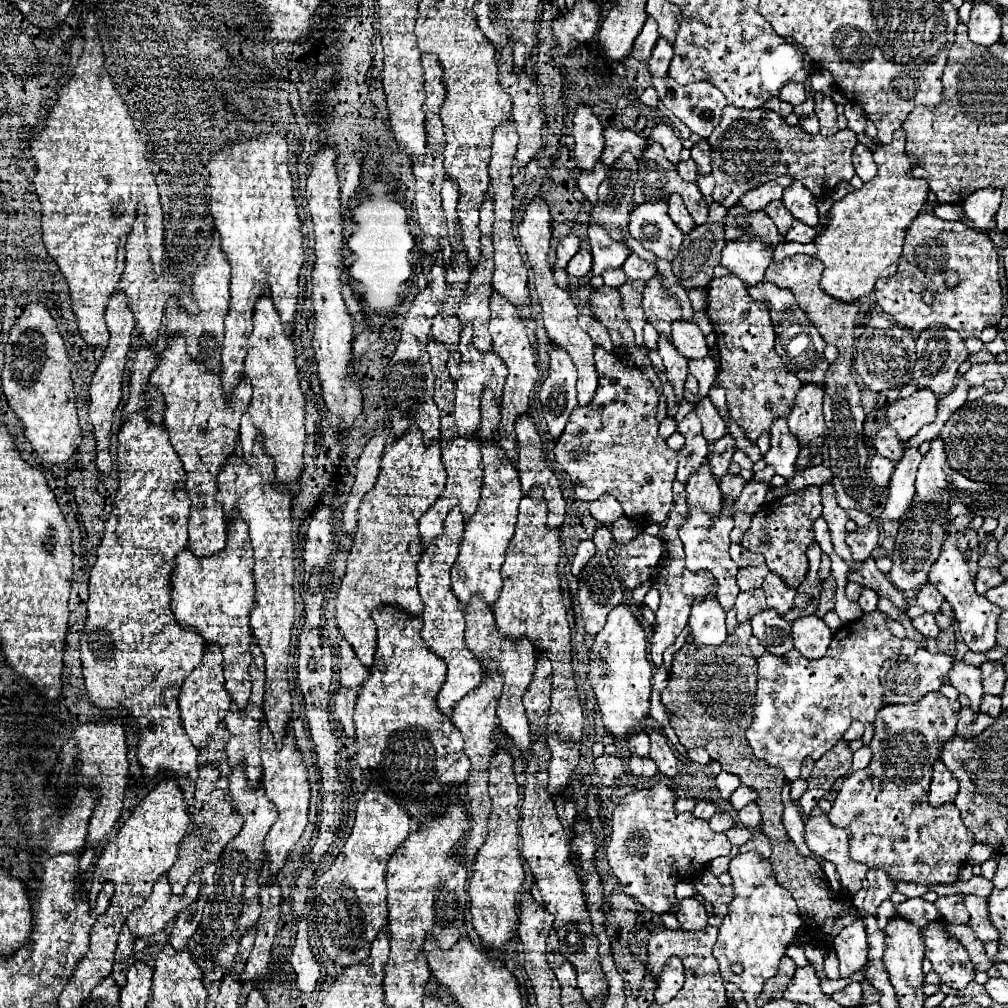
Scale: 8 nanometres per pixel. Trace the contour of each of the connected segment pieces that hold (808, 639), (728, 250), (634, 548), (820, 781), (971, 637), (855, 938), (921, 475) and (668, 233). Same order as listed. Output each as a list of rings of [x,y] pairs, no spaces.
[[[816,614],[798,618],[792,624],[794,648],[806,658],[822,658],[834,638],[832,630]]]
[[[740,238],[724,246],[720,264],[736,274],[746,286],[756,286],[762,282],[770,262],[772,248],[764,246],[758,238]]]
[[[638,534],[634,540],[620,548],[616,556],[616,570],[628,590],[650,580],[650,568],[660,562],[662,540],[658,536]]]
[[[840,740],[832,750],[820,756],[820,760],[814,762],[814,770],[808,778],[808,790],[798,800],[802,812],[808,816],[812,808],[818,804],[818,800],[832,788],[832,784],[850,772],[852,764],[852,752],[848,748],[848,742]]]
[[[954,532],[948,534],[948,538],[946,538],[942,550],[940,550],[938,560],[932,564],[928,580],[936,586],[936,590],[954,608],[954,614],[956,614],[956,620],[958,620],[958,626],[960,626],[960,632],[962,632],[966,646],[972,652],[992,650],[996,646],[996,624],[998,624],[998,618],[1000,618],[1000,608],[996,604],[990,604],[986,600],[986,596],[980,596],[974,590],[974,582],[972,582],[972,576],[970,576],[968,566],[964,562],[964,556],[956,548],[956,534]]]
[[[858,918],[856,924],[846,926],[834,938],[834,950],[840,960],[842,978],[850,978],[856,970],[860,970],[868,962],[868,940],[866,940],[862,918]]]
[[[934,438],[930,440],[930,450],[928,454],[922,458],[920,466],[918,466],[918,474],[916,474],[916,496],[922,502],[936,502],[938,506],[946,506],[948,496],[944,494],[944,490],[948,488],[948,458],[944,452],[944,442],[942,438]]]
[[[644,202],[634,208],[632,220],[630,220],[630,234],[650,252],[654,252],[658,258],[672,260],[680,244],[684,240],[684,234],[676,228],[676,224],[668,216],[668,202]]]

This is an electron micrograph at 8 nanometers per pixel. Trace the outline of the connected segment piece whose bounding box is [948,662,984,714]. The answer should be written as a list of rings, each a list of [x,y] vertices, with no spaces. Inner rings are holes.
[[[964,662],[956,664],[956,670],[948,674],[950,684],[958,690],[958,694],[964,694],[970,700],[970,710],[974,714],[980,712],[980,698],[982,698],[982,674],[976,666],[968,666]]]

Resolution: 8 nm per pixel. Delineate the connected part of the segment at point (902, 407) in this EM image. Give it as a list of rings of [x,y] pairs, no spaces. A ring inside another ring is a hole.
[[[918,390],[908,398],[900,398],[886,408],[888,424],[898,432],[898,440],[906,442],[924,424],[936,418],[938,398],[930,390]]]

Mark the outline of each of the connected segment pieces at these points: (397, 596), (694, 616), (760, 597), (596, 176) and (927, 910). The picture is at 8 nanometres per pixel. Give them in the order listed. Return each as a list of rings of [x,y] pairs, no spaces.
[[[440,428],[436,434],[424,434],[422,430],[408,430],[404,438],[394,440],[382,454],[380,474],[374,488],[362,498],[358,508],[358,528],[352,534],[352,550],[348,550],[348,564],[346,574],[342,576],[342,586],[336,590],[336,624],[344,638],[354,648],[362,666],[370,668],[372,658],[375,656],[377,645],[376,625],[370,618],[370,610],[380,604],[390,604],[402,608],[406,614],[418,616],[422,612],[422,600],[416,586],[416,564],[420,560],[420,536],[418,536],[418,520],[424,516],[428,506],[432,506],[440,494],[444,492],[446,474],[442,466],[440,451]]]
[[[706,598],[700,604],[692,604],[688,620],[688,638],[694,646],[720,646],[726,638],[726,612],[714,598]]]
[[[760,588],[750,590],[750,592],[740,592],[734,604],[734,610],[738,614],[738,622],[748,622],[754,614],[766,610],[766,598]]]
[[[596,162],[594,170],[592,172],[582,172],[580,178],[578,178],[578,188],[580,192],[592,202],[596,204],[598,202],[598,186],[600,182],[606,178],[606,166],[602,162]]]
[[[908,898],[906,902],[898,904],[896,910],[902,914],[902,918],[912,920],[916,926],[928,926],[930,922],[940,920],[940,910],[934,906],[934,902],[924,898]]]

